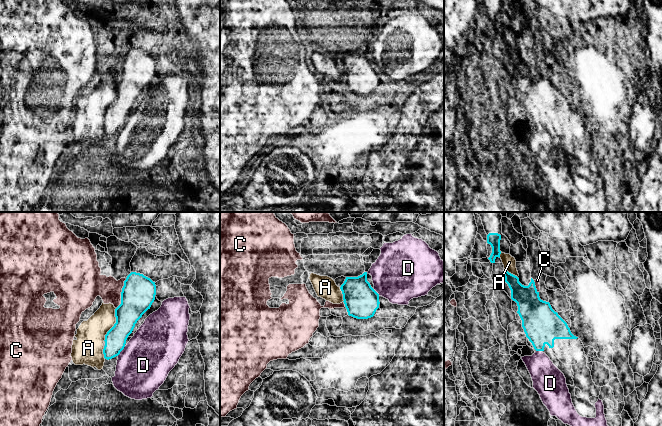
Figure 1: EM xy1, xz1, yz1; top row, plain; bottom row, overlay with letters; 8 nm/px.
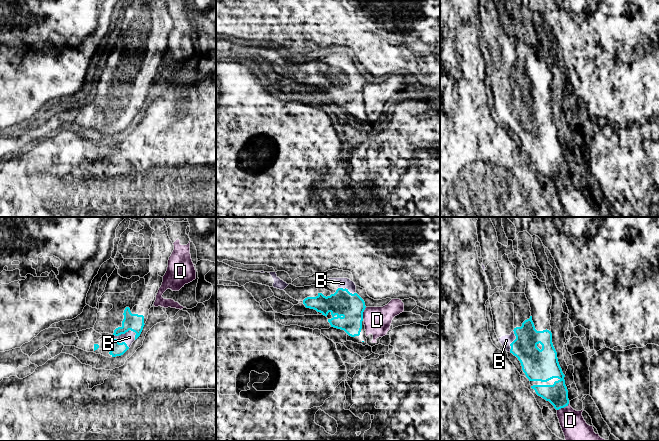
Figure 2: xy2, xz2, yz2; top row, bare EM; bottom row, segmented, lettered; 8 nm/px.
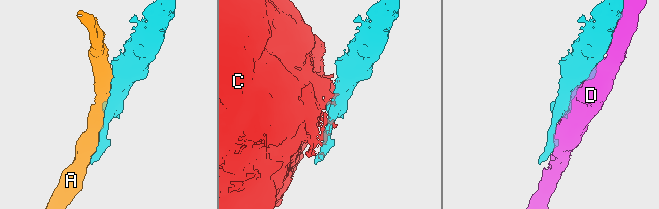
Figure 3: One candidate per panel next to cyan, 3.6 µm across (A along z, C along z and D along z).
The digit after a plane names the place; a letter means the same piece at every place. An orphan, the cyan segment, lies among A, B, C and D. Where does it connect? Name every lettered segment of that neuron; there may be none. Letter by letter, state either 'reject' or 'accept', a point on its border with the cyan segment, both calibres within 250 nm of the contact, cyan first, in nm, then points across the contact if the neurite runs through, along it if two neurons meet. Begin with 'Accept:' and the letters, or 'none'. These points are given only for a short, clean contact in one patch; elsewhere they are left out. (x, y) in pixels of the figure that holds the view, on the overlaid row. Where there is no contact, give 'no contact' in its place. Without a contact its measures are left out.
Accept: B
A: reject; meets cyan in xy1 at (114, 324); 240 nm thick on the cyan side, 220 nm on the other
B: accept; meets cyan in xy2 at (124, 333); 140 nm thick on the cyan side, 100 nm on the other; runs through xy2 (134, 322), (124, 333), (129, 337)
C: reject; meets cyan in xy1 at (121, 293); 280 nm thick on the cyan side, 200 nm on the other; border along xy1 (126, 278), (121, 292), (121, 303), (116, 308)
D: reject; meets cyan in yz2 at (563, 407); 180 nm thick on the cyan side, 220 nm on the other

